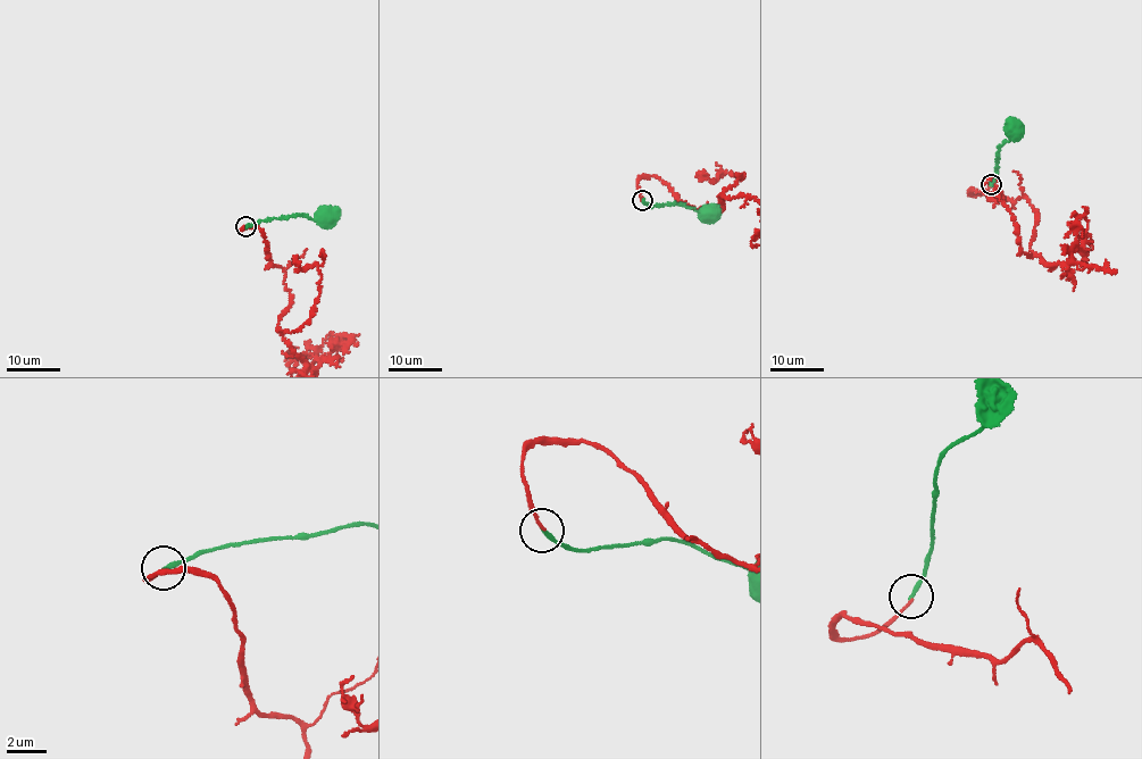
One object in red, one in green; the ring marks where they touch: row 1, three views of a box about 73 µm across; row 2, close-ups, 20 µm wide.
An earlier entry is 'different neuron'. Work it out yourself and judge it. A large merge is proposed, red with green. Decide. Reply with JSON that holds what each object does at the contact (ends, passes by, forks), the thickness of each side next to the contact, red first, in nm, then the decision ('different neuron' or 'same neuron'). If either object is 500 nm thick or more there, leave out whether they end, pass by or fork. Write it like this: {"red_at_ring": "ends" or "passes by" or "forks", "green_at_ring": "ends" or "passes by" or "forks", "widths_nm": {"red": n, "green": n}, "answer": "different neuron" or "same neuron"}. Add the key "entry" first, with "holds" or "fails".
{"entry": "holds", "red_at_ring": "ends", "green_at_ring": "ends", "widths_nm": {"red": 110, "green": 220}, "answer": "different neuron"}

